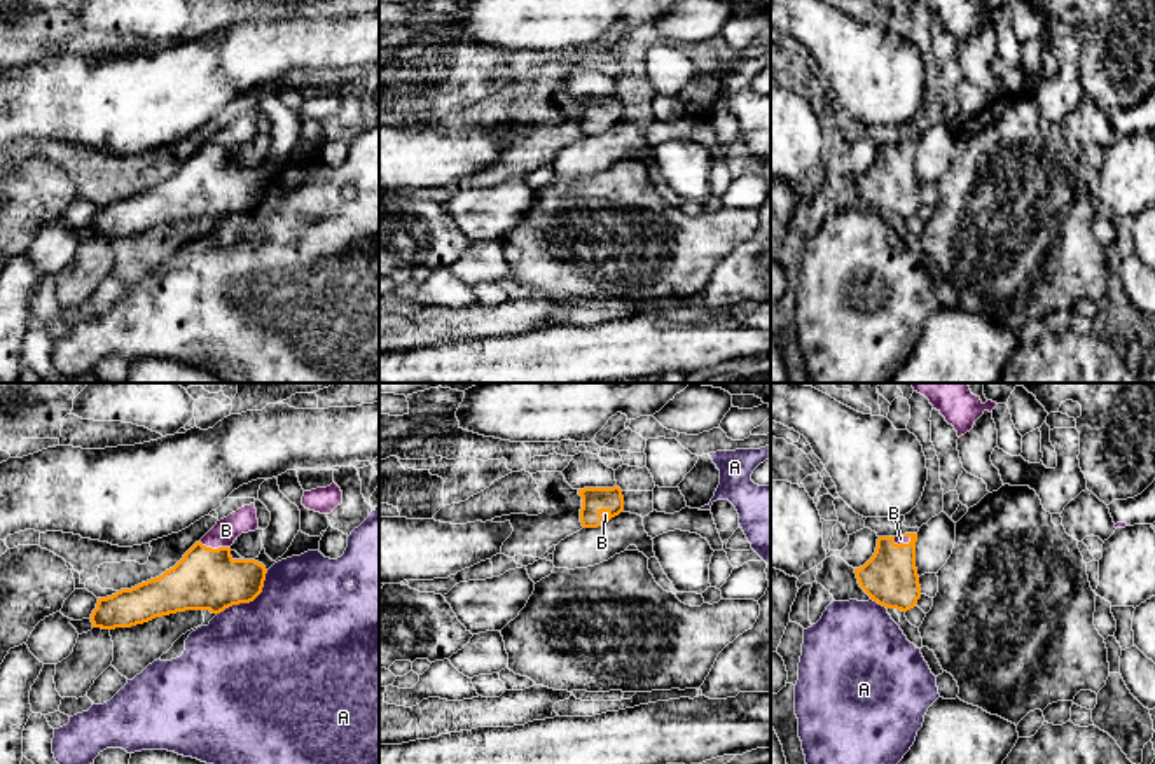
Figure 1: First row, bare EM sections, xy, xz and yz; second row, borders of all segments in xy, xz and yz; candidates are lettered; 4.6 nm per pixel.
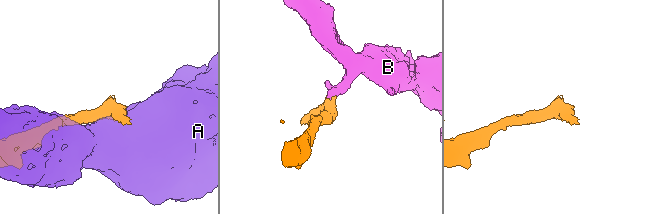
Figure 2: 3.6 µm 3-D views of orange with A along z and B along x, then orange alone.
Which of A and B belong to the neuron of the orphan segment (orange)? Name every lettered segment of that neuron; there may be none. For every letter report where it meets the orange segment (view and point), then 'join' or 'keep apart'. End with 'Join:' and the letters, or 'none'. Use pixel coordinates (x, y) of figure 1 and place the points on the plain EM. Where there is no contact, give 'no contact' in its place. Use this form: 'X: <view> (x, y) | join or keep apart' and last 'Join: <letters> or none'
A: xy (248, 210) | keep apart
B: xy (215, 158) | join
Join: B

